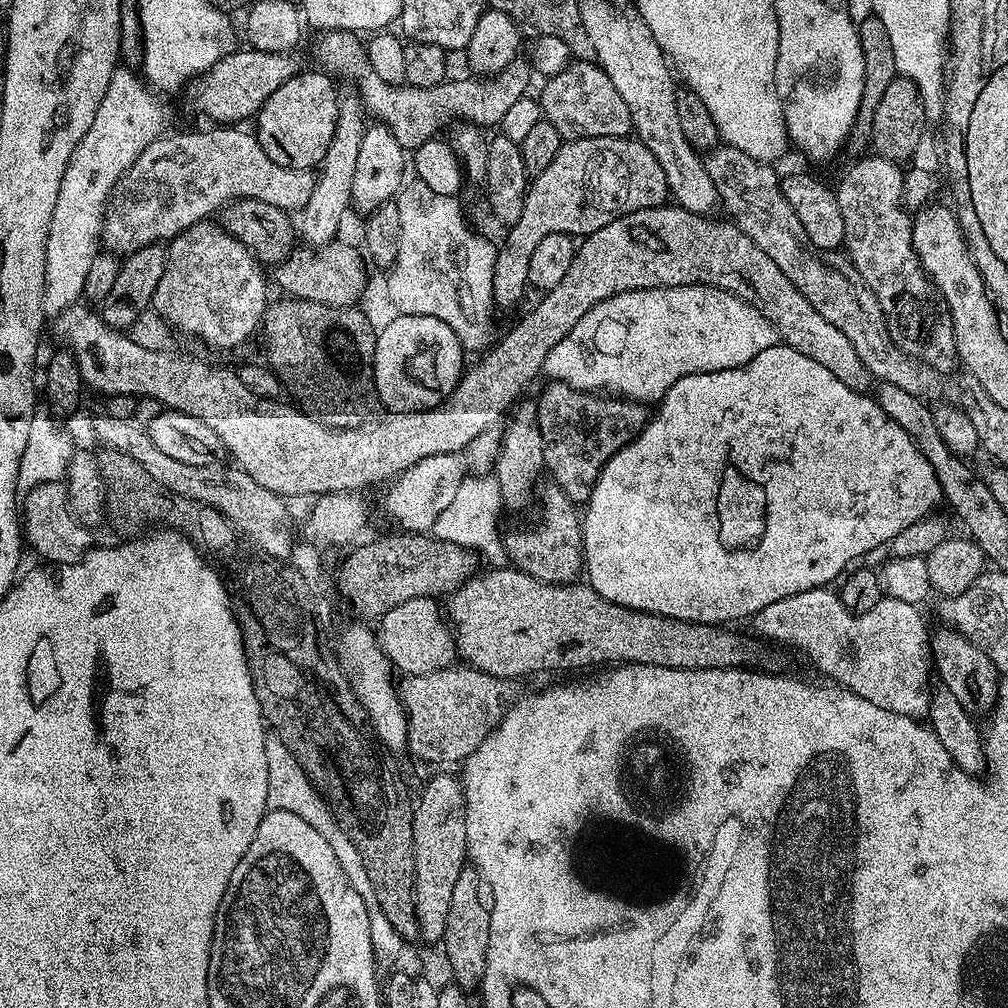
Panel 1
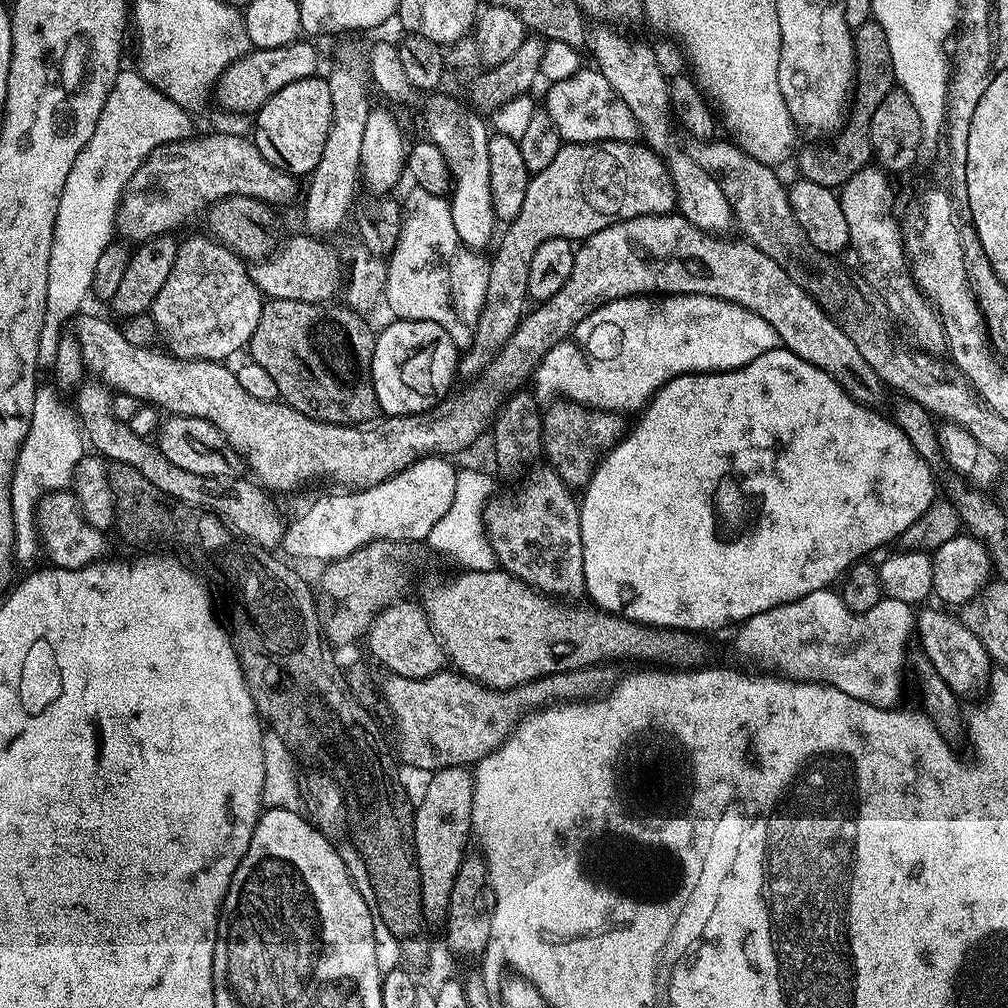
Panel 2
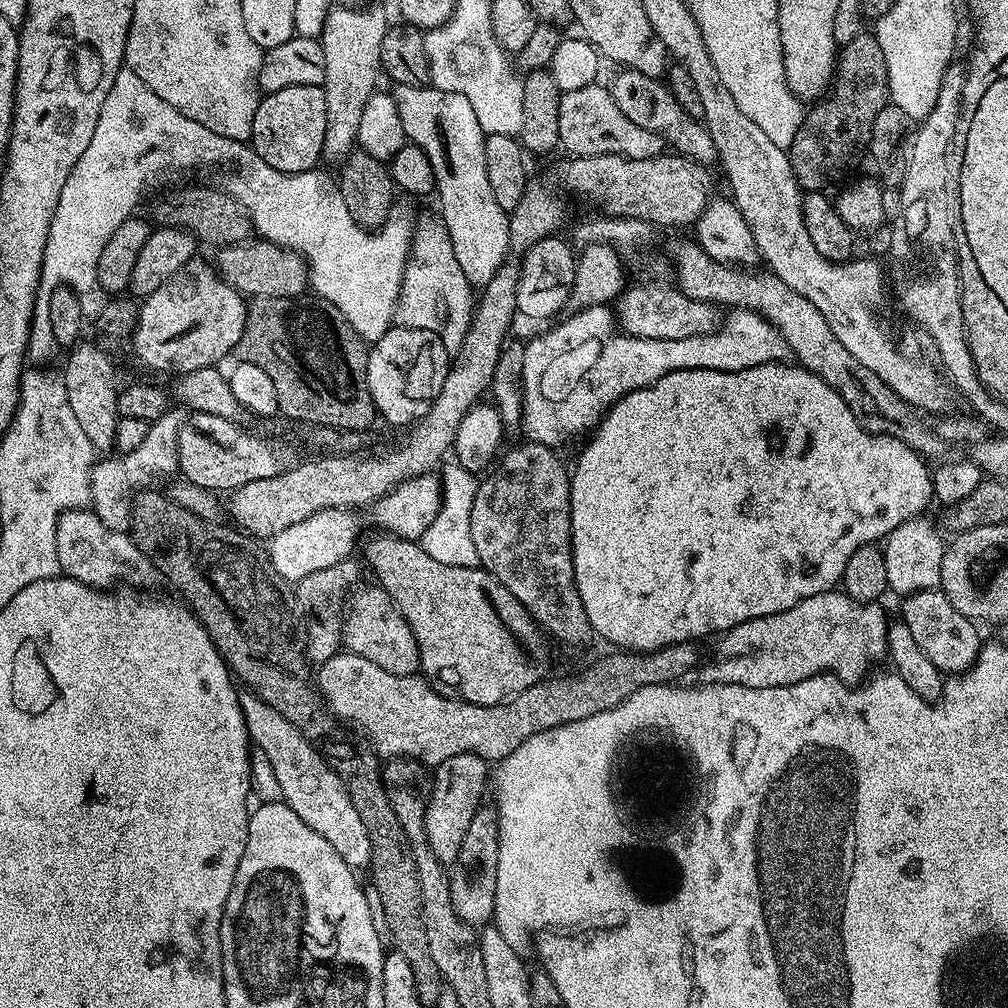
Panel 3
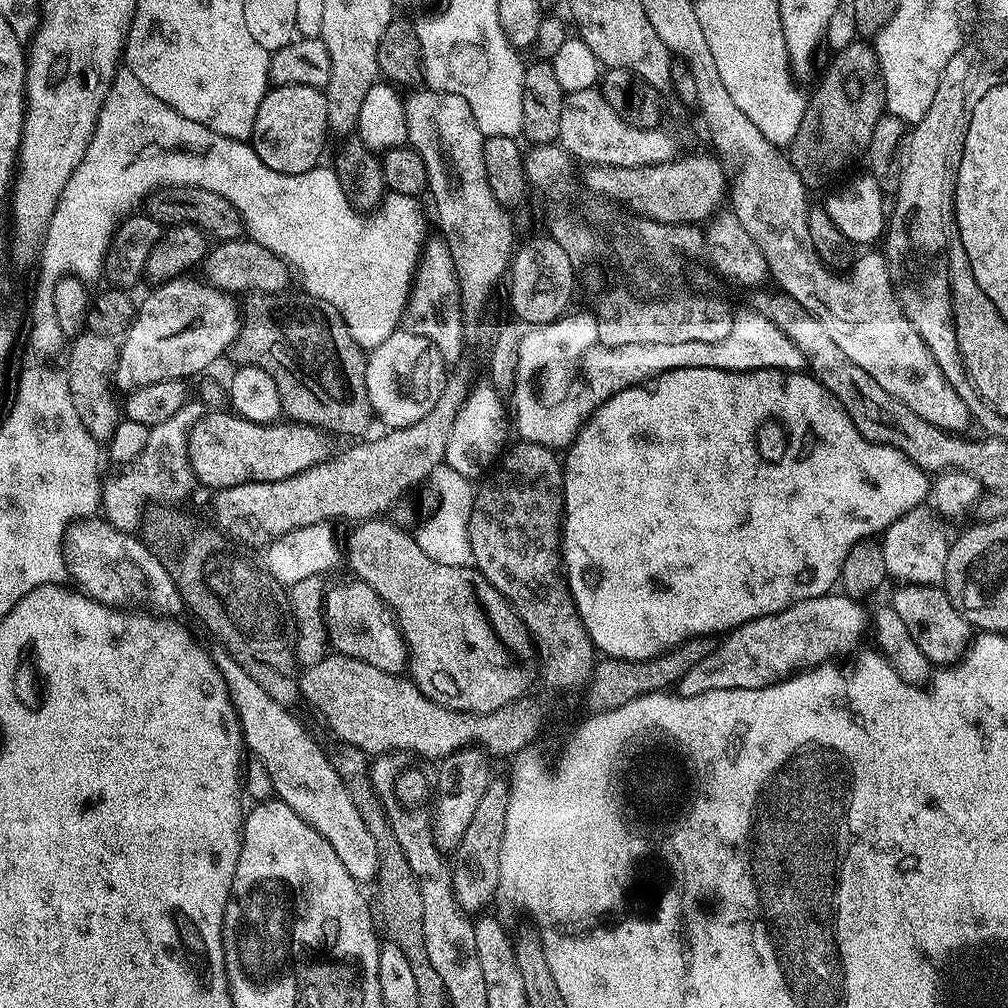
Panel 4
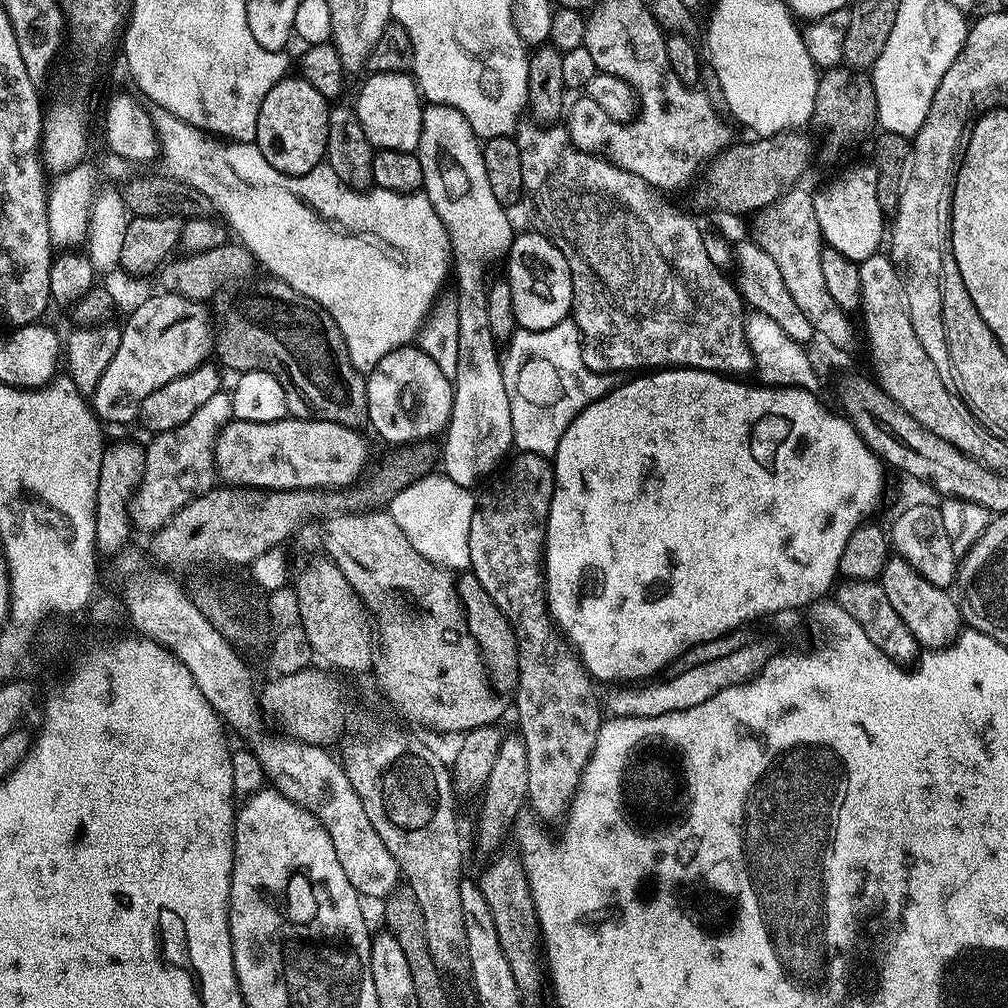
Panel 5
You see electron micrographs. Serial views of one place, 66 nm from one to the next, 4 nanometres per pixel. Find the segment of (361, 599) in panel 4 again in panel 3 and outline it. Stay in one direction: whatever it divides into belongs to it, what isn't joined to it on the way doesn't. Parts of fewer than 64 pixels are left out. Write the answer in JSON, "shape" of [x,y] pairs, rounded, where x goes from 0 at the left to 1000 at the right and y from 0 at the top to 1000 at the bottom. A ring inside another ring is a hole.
{"shape":[[[358,582],[353,585],[358,587],[348,588],[349,596],[345,599],[345,612],[341,615],[341,629],[339,628],[340,642],[359,653],[367,653],[371,661],[379,661],[379,665],[387,665],[387,669],[408,671],[417,662],[417,646],[411,629],[381,584],[368,582]]]}

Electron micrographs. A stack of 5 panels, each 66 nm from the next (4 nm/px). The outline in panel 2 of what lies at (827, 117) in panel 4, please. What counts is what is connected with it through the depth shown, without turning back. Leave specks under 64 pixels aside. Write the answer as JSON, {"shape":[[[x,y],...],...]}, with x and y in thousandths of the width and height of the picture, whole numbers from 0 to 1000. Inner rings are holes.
{"shape":[[[860,20],[855,22],[855,26],[848,28],[845,33],[845,45],[849,73],[839,118],[832,124],[828,132],[829,140],[825,143],[825,151],[829,155],[809,155],[806,151],[798,151],[794,155],[793,174],[804,181],[812,181],[812,185],[819,185],[826,188],[836,187],[843,176],[866,162],[863,121],[867,121],[867,109],[871,109],[875,97],[886,91],[889,83],[887,62],[883,58],[883,46],[879,42],[879,30],[875,30],[870,20]]]}

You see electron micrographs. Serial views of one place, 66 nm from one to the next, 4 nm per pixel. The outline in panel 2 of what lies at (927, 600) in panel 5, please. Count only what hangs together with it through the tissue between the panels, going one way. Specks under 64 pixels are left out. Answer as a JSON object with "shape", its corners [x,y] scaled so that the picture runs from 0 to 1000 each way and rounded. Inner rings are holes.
{"shape":[[[914,602],[907,611],[907,627],[911,635],[913,631],[912,646],[917,647],[923,657],[927,657],[927,665],[938,673],[944,687],[955,688],[964,687],[967,683],[975,684],[982,670],[982,652],[972,634],[956,620],[951,610],[943,611],[942,608],[936,607],[940,606],[936,602],[921,602]]]}

